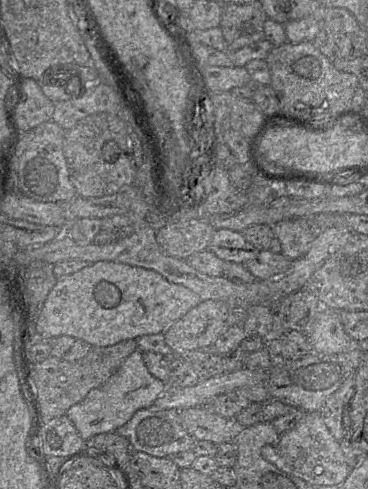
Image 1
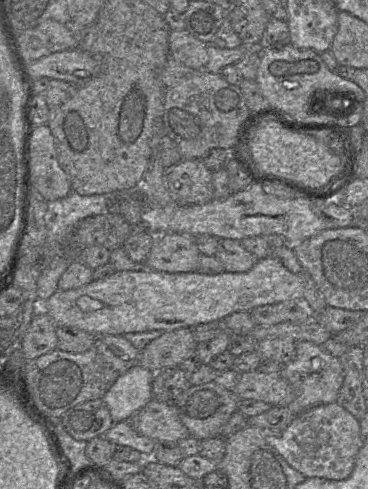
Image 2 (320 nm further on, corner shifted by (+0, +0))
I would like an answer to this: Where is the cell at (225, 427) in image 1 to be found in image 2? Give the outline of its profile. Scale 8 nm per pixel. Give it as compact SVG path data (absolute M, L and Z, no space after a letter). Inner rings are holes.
M152 399L145 407L134 413L128 422L139 434L155 442L179 442L190 436L180 419L175 403Z

